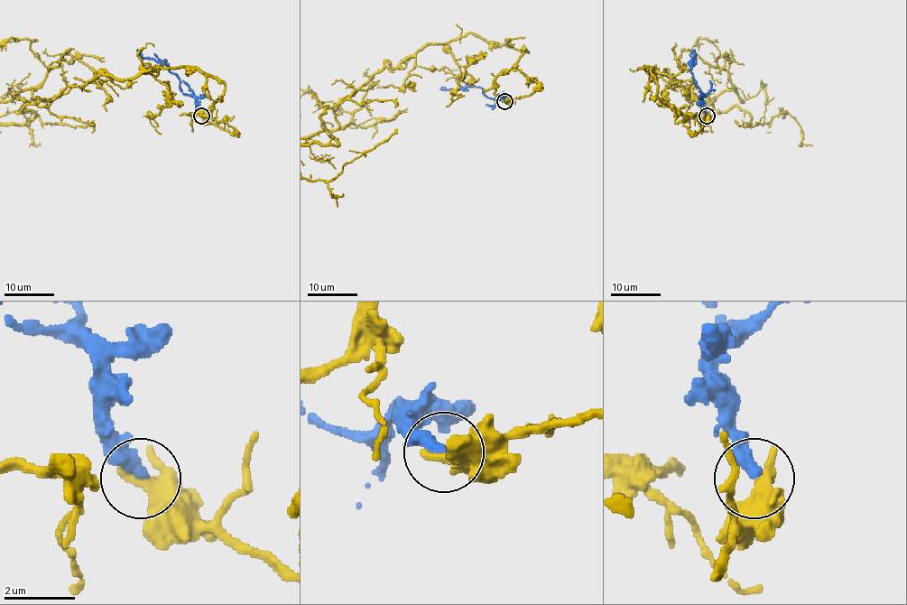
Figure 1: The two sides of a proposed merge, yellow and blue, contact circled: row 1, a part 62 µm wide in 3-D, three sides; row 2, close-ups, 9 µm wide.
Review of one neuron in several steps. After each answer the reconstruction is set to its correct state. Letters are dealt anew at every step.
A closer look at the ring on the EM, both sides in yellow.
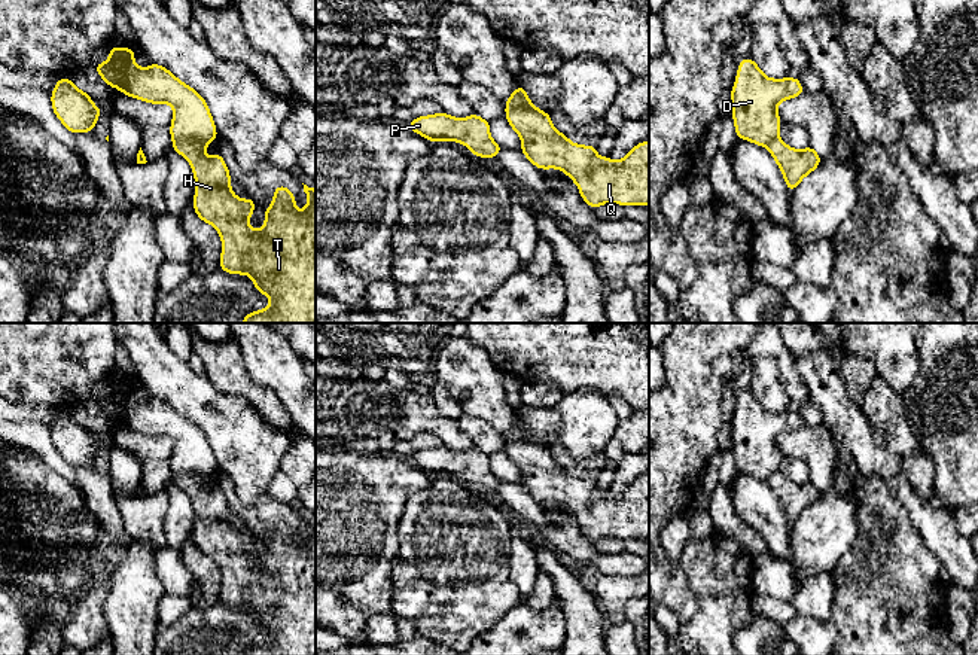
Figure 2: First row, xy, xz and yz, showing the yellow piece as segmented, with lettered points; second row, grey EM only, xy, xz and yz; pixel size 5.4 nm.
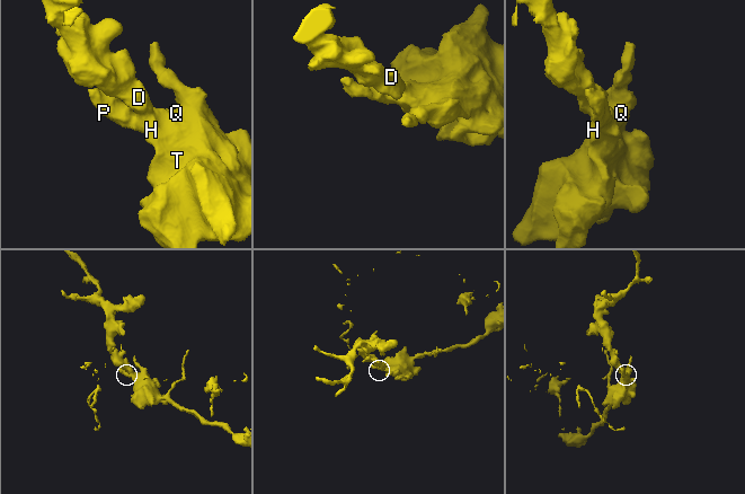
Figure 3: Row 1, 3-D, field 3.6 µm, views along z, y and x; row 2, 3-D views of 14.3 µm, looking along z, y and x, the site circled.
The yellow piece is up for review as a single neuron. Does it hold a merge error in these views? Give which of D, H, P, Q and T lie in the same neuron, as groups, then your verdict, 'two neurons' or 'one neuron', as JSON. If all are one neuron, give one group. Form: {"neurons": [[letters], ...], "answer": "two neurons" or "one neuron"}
{"neurons": [["D"], ["H", "P", "Q", "T"]], "answer": "two neurons"}

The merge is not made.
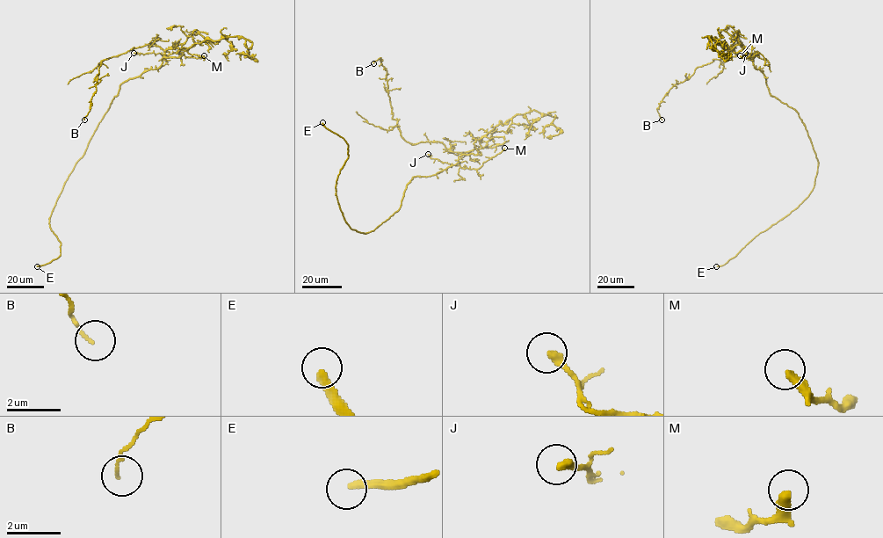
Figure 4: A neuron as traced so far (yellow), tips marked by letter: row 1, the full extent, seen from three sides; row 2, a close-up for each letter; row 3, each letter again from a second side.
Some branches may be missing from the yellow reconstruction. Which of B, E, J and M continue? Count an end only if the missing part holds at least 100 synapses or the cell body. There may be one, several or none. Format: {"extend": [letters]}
{"extend": ["E"]}

